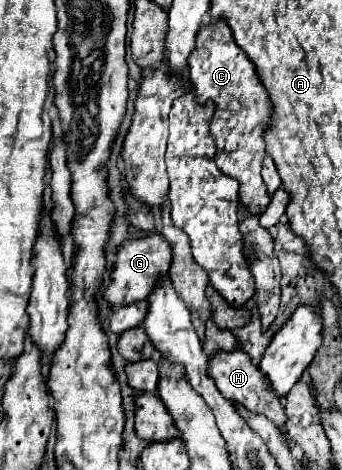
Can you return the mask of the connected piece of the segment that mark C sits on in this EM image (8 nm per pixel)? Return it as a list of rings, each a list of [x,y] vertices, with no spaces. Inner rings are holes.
[[[225,19],[207,23],[197,33],[197,43],[189,55],[191,83],[195,100],[200,105],[209,100],[215,102],[217,109],[211,121],[211,135],[217,145],[215,163],[227,175],[241,183],[239,199],[249,211],[263,211],[269,203],[267,187],[261,179],[261,167],[265,157],[265,129],[271,121],[271,101],[261,85],[253,63],[233,41],[233,33]]]

